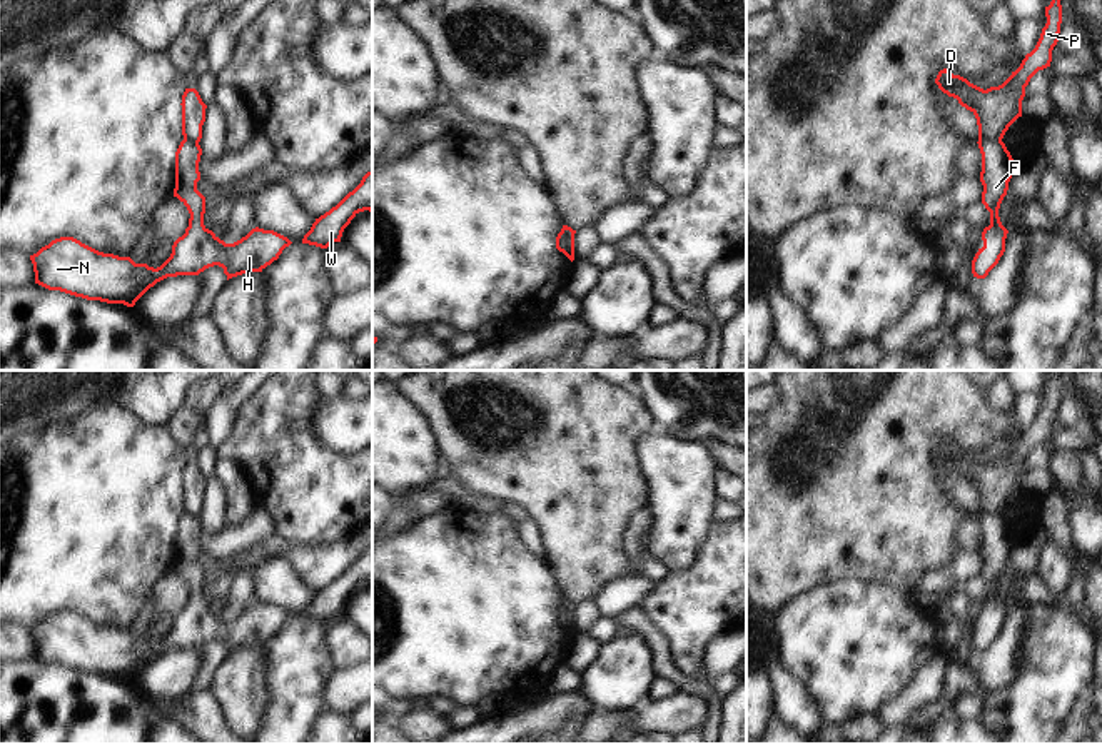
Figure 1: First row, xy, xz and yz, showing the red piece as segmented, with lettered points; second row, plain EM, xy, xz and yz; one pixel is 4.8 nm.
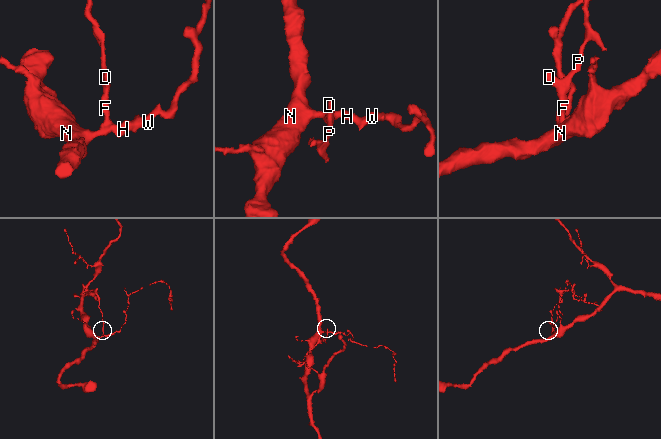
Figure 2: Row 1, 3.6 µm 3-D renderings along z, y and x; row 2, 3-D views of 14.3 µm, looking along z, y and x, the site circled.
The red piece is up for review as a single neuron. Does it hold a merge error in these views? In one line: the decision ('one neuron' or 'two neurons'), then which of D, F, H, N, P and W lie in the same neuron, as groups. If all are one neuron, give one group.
two neurons | D P / F H N W

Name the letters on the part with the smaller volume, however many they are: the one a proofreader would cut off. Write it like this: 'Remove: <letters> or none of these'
Remove: D, P

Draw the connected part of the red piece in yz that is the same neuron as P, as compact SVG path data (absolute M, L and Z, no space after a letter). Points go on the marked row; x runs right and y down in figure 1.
M1052 0L1045 7L1045 17L1047 23L1035 48L1025 55L1020 67L1002 85L983 90L947 68L938 72L935 78L938 88L975 115L978 145L985 140L997 142L1003 138L1008 127L1022 117L1022 100L1030 78L1039 70L1050 67L1052 50L1059 42L1062 23L1060 0Z

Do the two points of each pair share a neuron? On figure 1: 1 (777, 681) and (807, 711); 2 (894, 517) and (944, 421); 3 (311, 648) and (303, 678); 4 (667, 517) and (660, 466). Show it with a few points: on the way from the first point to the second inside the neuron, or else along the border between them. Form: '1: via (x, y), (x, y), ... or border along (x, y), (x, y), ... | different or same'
1: via (783, 688), (800, 704) | same
2: via (894, 491), (899, 457), (917, 439) | same
3: via (304, 654), (303, 671) | same
4: via (667, 504), (667, 479) | same

